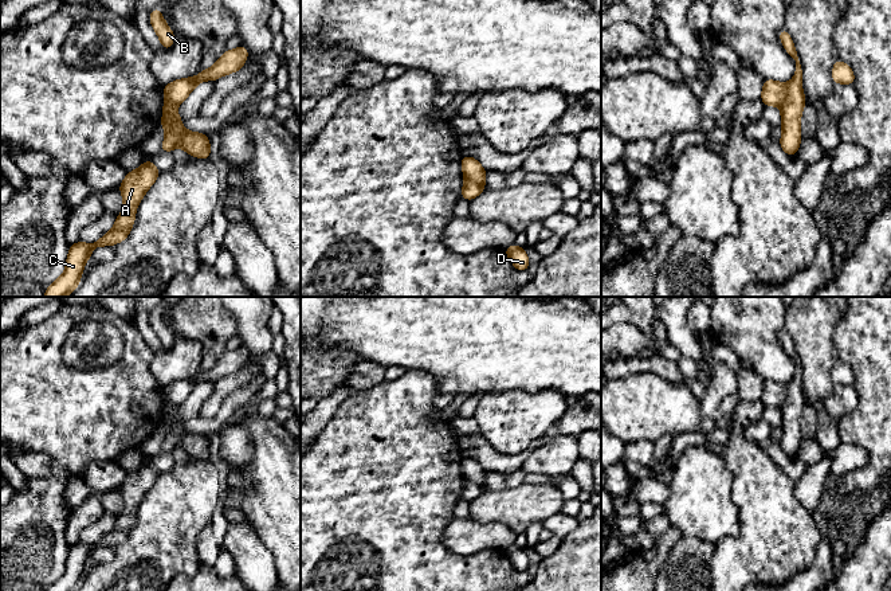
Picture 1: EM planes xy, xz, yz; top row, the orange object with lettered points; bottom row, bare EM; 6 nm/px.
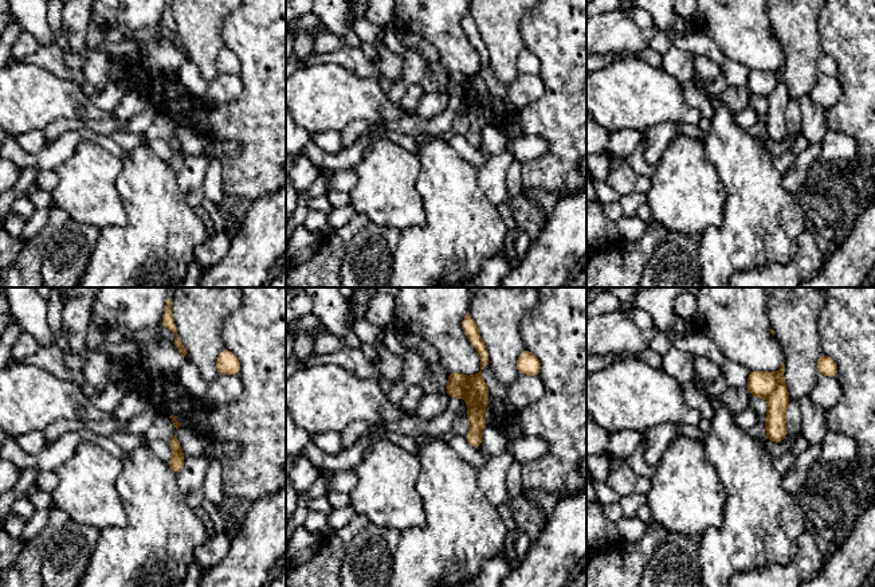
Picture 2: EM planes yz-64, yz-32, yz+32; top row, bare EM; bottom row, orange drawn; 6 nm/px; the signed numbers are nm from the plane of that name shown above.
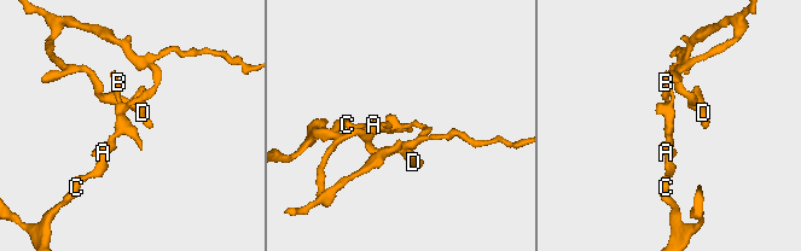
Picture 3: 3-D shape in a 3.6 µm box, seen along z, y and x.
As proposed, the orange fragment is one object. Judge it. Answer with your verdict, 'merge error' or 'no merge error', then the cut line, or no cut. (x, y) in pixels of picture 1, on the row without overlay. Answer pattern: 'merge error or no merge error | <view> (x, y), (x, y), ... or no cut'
merge error | yz (788, 384), (785, 400), (780, 407)

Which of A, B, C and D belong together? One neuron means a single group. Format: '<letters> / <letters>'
A B C / D

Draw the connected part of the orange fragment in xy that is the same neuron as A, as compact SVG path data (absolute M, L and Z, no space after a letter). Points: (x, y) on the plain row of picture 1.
M152 459L142 463L140 469L127 473L118 488L123 498L123 510L117 517L114 528L95 544L76 543L70 545L64 574L46 591L75 591L79 587L85 564L91 559L91 551L114 547L127 539L134 525L137 506L158 475L160 470L153 465Z

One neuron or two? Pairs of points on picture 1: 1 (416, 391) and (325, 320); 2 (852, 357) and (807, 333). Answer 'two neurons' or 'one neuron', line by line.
1: two neurons
2: two neurons

